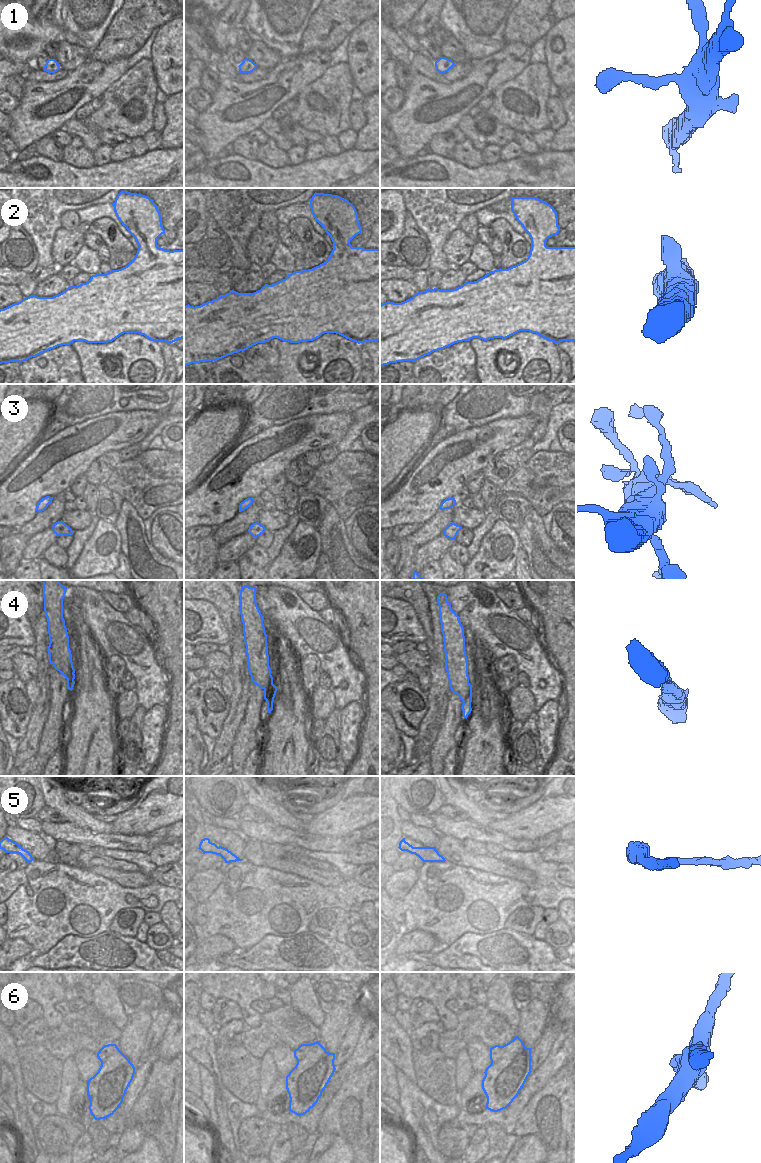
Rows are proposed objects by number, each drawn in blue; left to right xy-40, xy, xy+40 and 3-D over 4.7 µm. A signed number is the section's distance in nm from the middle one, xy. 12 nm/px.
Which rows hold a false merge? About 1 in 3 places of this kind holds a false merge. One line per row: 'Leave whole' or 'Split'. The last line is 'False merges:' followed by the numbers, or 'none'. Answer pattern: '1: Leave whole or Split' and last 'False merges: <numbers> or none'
1: Leave whole
2: Leave whole
3: Leave whole
4: Split
5: Split
6: Split
False merges: 4, 5, 6

